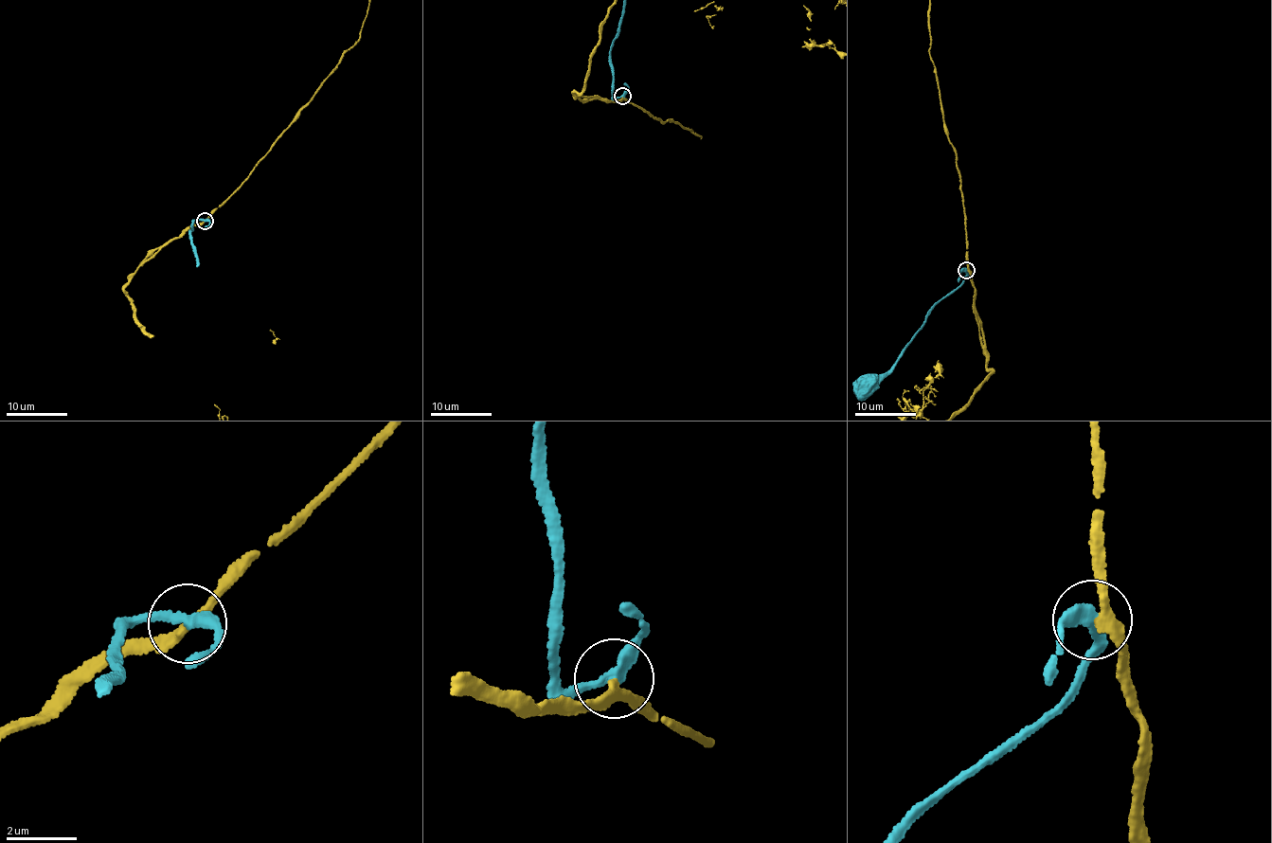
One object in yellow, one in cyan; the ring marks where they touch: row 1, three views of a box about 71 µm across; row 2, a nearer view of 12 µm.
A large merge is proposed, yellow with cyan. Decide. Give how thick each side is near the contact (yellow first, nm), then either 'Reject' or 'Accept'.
Thickness 240 nm (yellow) against 280 nm. Accept

